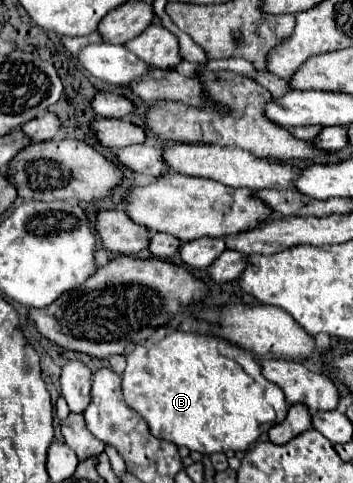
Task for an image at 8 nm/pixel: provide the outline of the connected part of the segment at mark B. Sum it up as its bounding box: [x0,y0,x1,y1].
[123,330,289,454]

